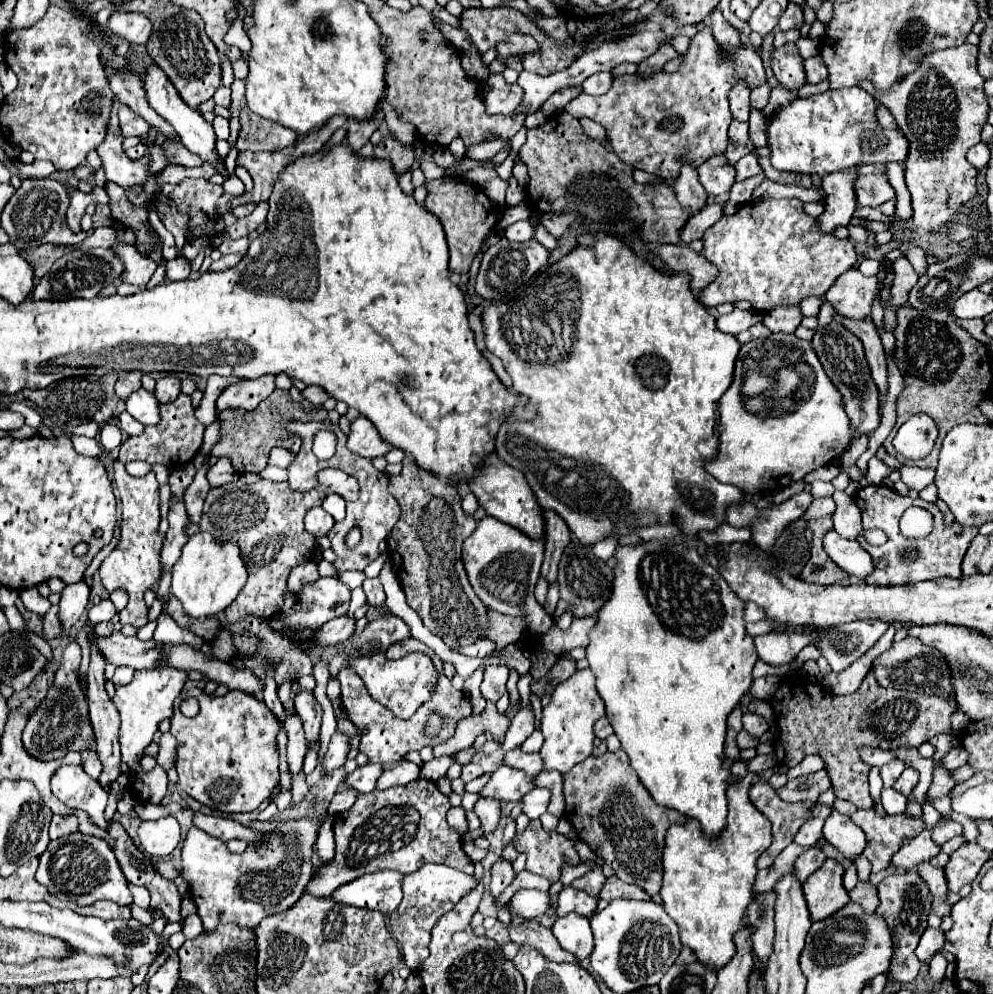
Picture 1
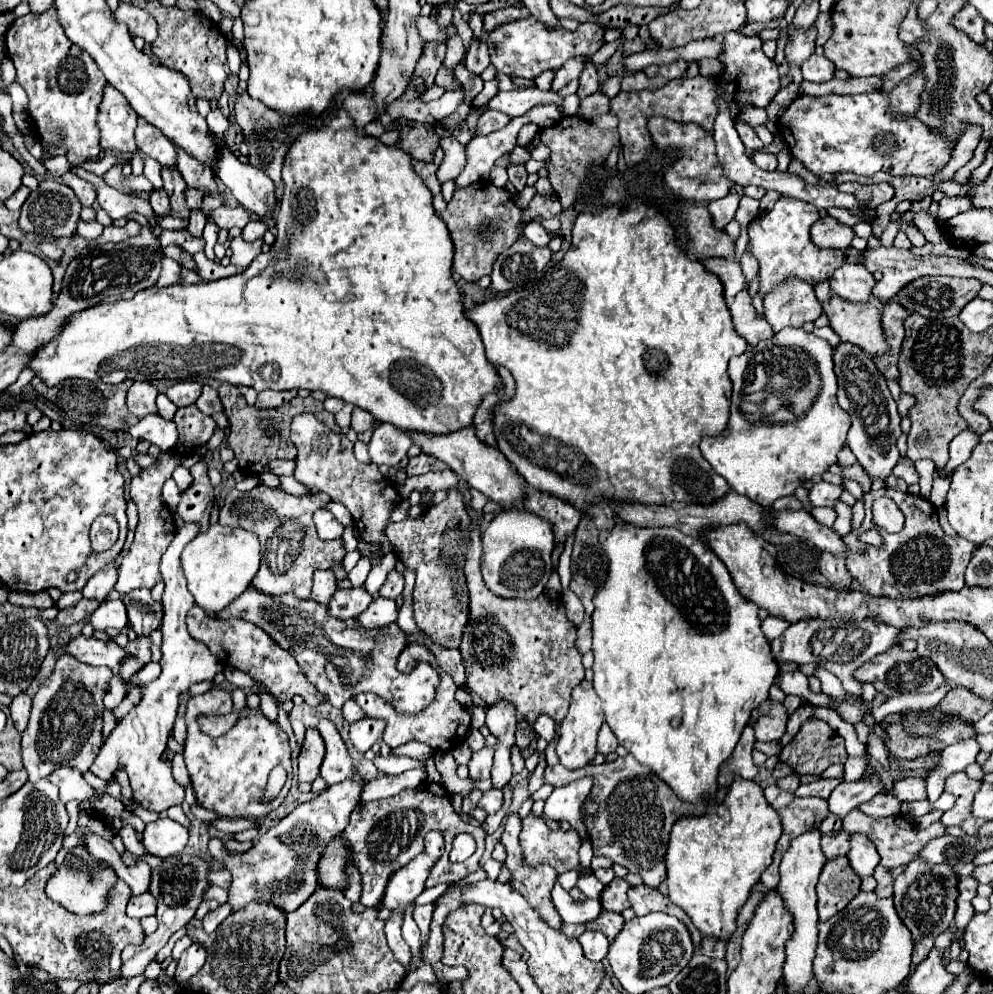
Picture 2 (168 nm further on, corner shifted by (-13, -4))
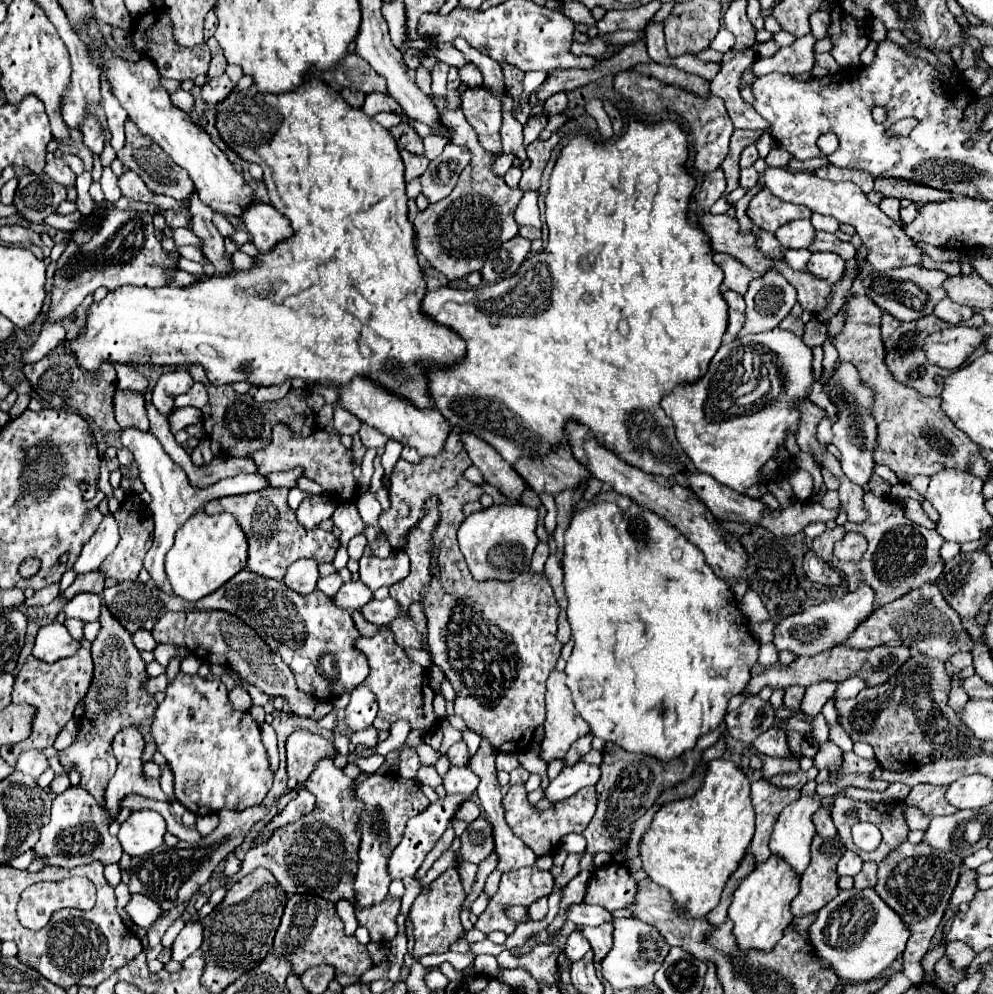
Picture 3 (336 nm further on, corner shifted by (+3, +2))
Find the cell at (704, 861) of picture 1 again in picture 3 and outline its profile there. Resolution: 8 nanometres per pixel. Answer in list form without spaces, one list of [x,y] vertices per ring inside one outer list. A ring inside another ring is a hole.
[[[714,759],[708,765],[706,779],[702,787],[688,799],[672,801],[660,807],[654,815],[650,831],[644,833],[640,843],[640,859],[648,877],[668,889],[674,905],[686,917],[706,917],[718,903],[726,881],[738,869],[740,861],[748,853],[748,845],[754,835],[754,809],[750,803],[750,781],[742,769],[738,769],[730,759]]]

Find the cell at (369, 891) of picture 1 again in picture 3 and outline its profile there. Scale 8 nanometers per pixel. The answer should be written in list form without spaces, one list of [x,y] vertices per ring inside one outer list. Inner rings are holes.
[[[446,795],[444,799],[440,799],[438,803],[432,803],[424,813],[412,817],[406,825],[406,833],[404,833],[404,839],[400,841],[400,845],[392,851],[390,855],[390,861],[388,861],[388,873],[390,873],[390,879],[396,881],[396,879],[404,879],[404,877],[412,877],[418,867],[422,865],[424,857],[432,851],[432,847],[438,843],[438,839],[442,837],[442,833],[446,831],[446,825],[448,821],[454,817],[454,811],[458,809],[458,805],[464,801],[464,797],[452,797],[452,795]]]

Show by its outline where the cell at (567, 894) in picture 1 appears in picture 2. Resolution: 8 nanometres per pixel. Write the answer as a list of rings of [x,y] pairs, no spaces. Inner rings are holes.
[[[602,911],[600,919],[586,923],[586,929],[602,931],[610,941],[620,933],[622,927],[624,927],[624,917],[620,913],[610,913],[610,911]]]

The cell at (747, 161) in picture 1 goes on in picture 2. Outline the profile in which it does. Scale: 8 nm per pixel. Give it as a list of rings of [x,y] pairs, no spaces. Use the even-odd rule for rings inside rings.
[[[756,153],[752,157],[752,161],[756,163],[756,167],[760,169],[766,169],[766,171],[774,171],[778,161],[776,161],[776,155],[770,155],[770,153]]]

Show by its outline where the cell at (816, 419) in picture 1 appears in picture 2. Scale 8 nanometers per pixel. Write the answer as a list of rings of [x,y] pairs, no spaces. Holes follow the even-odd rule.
[[[786,327],[770,341],[762,341],[756,347],[748,347],[746,353],[730,359],[730,379],[732,379],[732,397],[730,397],[730,419],[724,435],[704,437],[700,443],[702,455],[714,467],[718,475],[722,475],[730,489],[750,497],[754,503],[762,507],[772,507],[772,503],[784,495],[792,495],[796,487],[800,487],[806,479],[816,479],[830,465],[836,463],[836,455],[846,441],[846,433],[850,429],[850,415],[844,413],[836,403],[836,375],[832,369],[832,347],[828,341],[806,333],[804,329]],[[770,347],[792,347],[808,353],[822,381],[820,393],[814,399],[812,407],[796,421],[782,425],[762,425],[752,423],[750,411],[740,409],[742,389],[744,389],[744,373],[748,367],[748,359],[764,359],[762,351],[770,351]]]

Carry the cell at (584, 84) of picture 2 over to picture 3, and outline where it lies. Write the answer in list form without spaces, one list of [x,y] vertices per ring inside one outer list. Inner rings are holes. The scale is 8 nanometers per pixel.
[[[560,91],[560,93],[556,93],[556,95],[552,95],[552,97],[548,97],[548,101],[546,101],[546,115],[556,115],[556,113],[562,113],[564,109],[566,109],[566,105],[568,105],[568,95],[566,95],[566,91]]]

